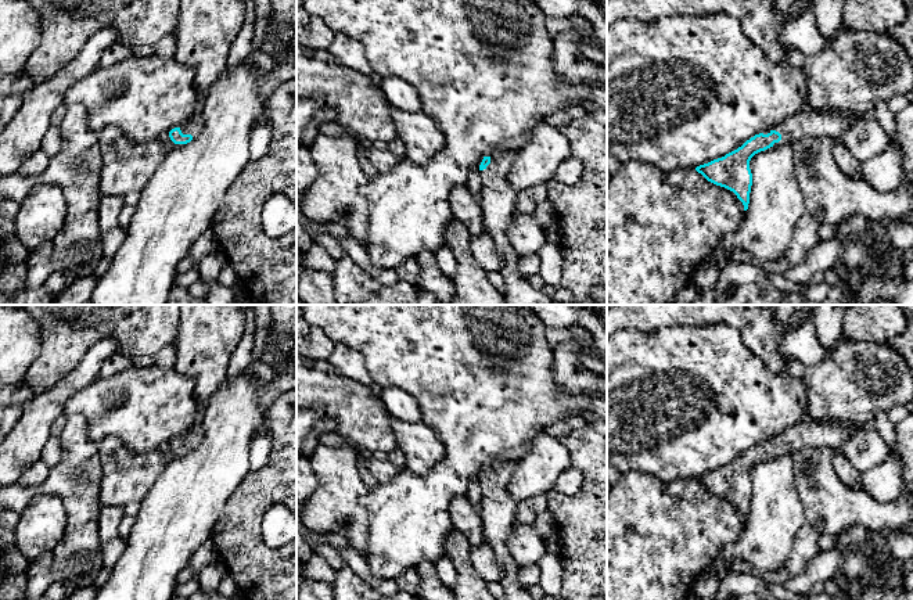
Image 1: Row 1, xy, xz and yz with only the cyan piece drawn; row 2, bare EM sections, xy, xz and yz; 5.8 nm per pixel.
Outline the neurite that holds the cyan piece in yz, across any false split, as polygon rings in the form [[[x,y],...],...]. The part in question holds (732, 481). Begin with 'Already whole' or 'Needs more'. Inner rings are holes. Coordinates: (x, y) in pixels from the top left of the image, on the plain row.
Needs more. [[[801,420],[747,450],[737,460],[722,468],[695,478],[708,492],[733,502],[743,513],[744,521],[748,520],[752,484],[750,479],[751,468],[770,457],[792,453],[806,446],[838,449],[845,441],[851,439],[863,427],[853,427],[838,421]]]

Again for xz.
Needs more. [[[513,461],[484,467],[478,481],[482,493],[478,509],[482,517],[485,540],[495,550],[503,572],[502,586],[506,590],[506,600],[536,600],[526,589],[520,586],[521,567],[507,549],[508,536],[518,524],[517,502],[507,492],[514,467],[515,463]]]

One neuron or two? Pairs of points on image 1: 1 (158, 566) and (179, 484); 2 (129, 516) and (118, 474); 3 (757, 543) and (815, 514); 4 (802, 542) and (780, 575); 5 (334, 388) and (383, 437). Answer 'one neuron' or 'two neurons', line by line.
1: one neuron
2: two neurons
3: two neurons
4: one neuron
5: one neuron

